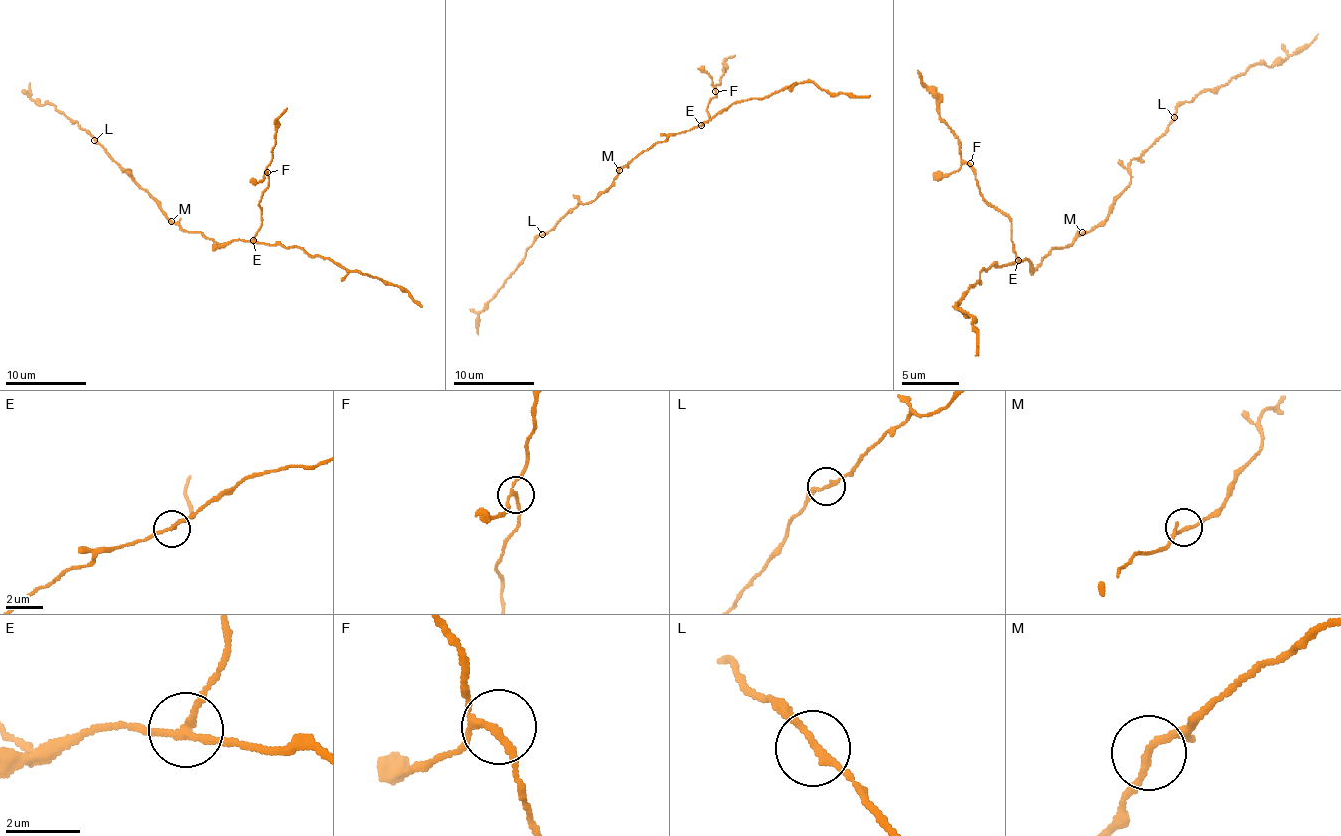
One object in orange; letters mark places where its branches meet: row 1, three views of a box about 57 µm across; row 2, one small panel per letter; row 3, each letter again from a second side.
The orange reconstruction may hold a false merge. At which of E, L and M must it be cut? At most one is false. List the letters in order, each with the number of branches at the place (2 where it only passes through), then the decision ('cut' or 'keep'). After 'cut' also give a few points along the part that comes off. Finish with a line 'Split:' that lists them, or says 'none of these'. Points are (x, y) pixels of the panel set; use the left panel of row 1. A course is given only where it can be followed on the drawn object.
E: 3 branches meet; cut; foreign part runs (253, 241), (261, 225), (259, 201), (269, 176), (267, 168), (275, 138), (275, 120), (287, 108)
L: 2 branches meet; keep
M: 3 branches meet; keep
Split: E

